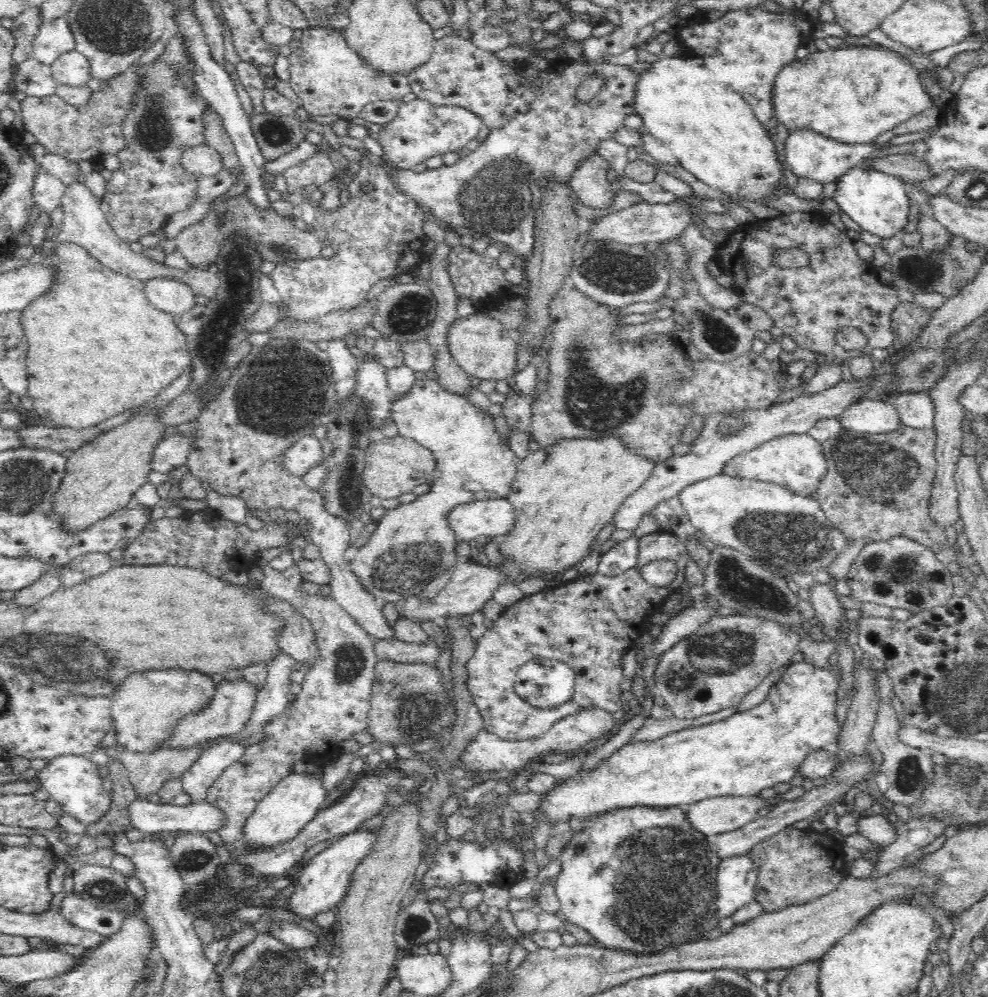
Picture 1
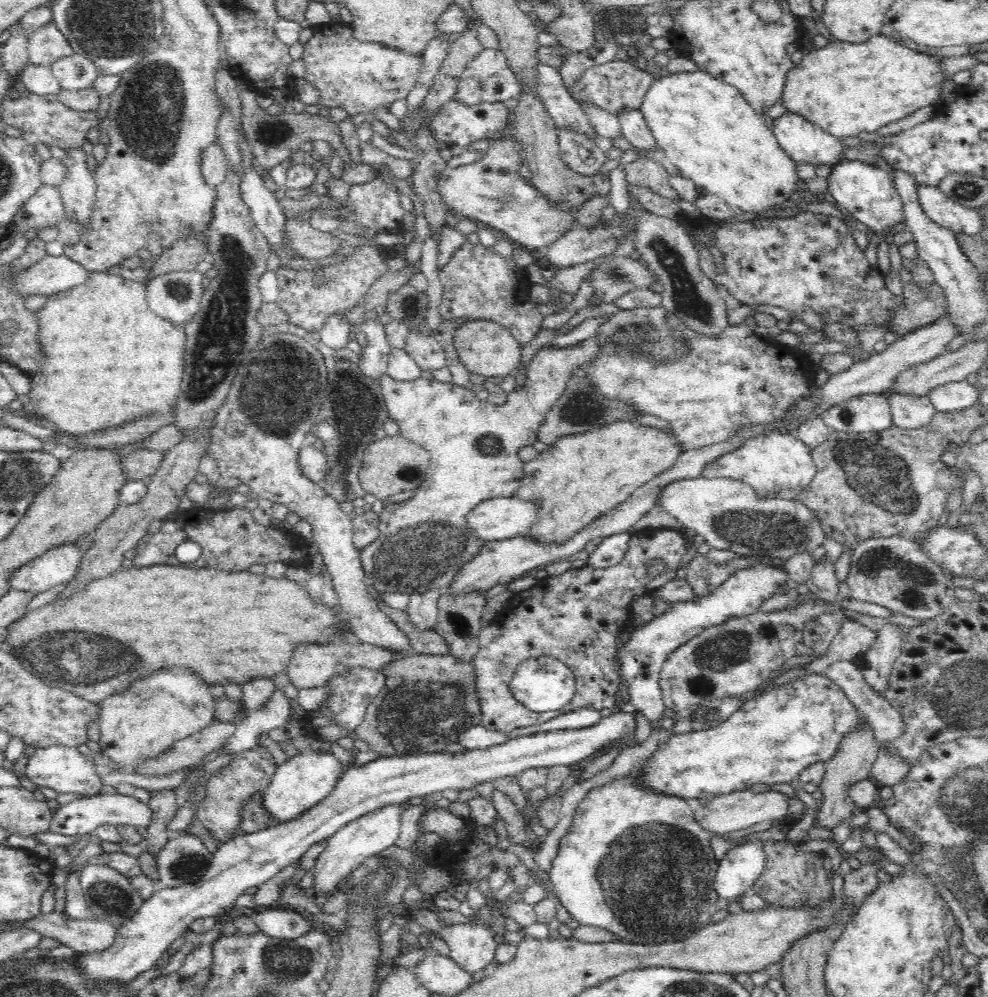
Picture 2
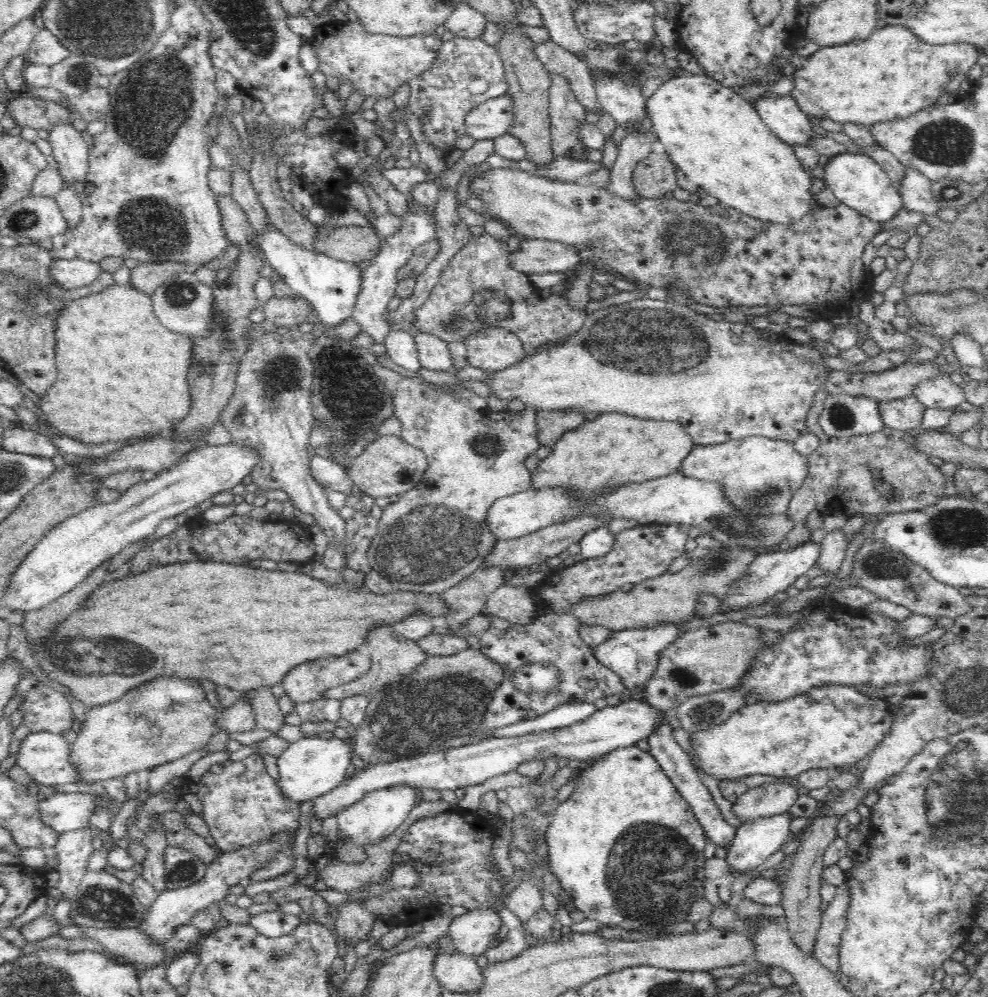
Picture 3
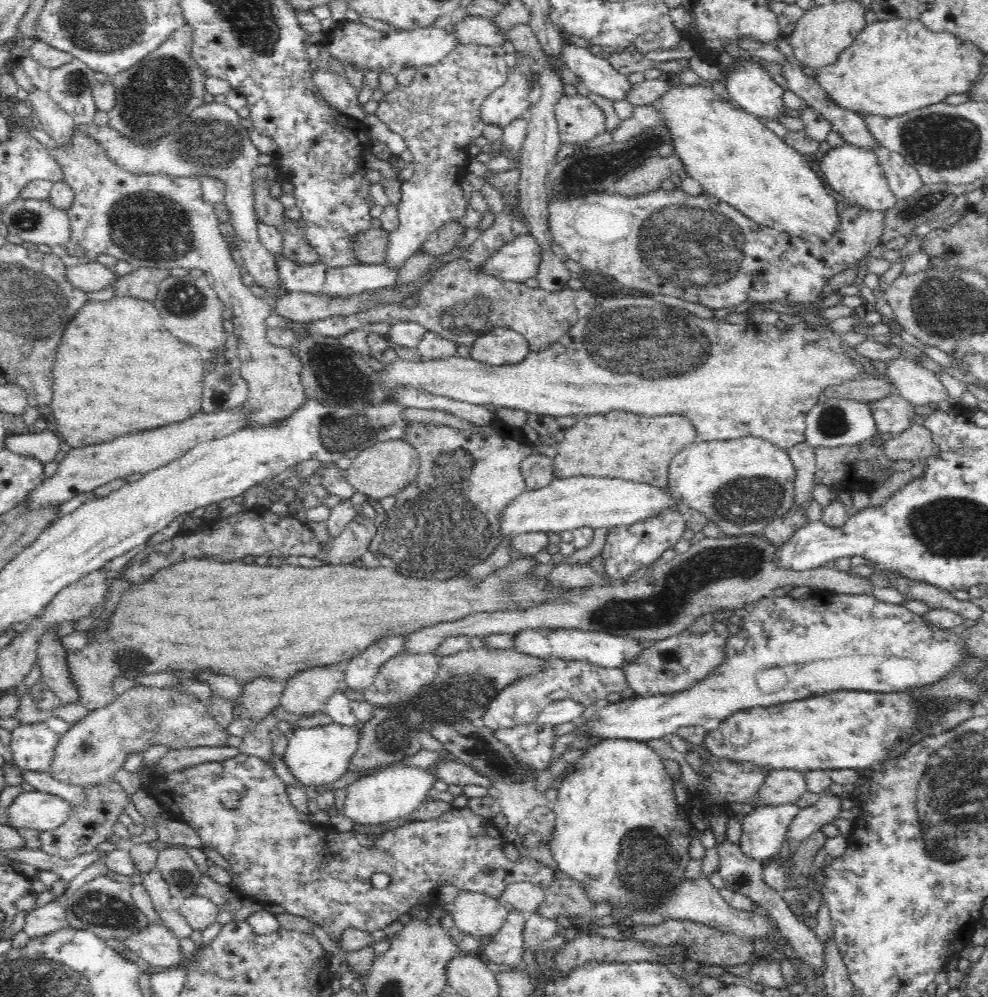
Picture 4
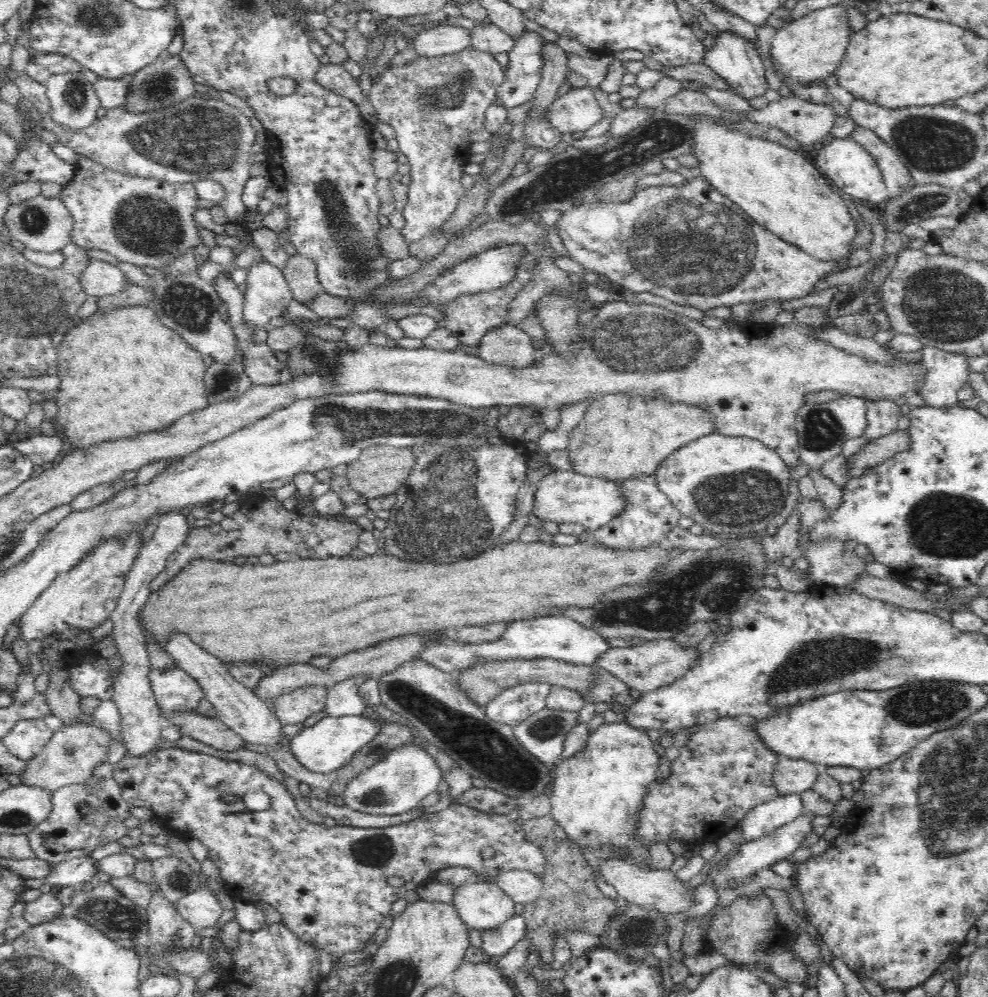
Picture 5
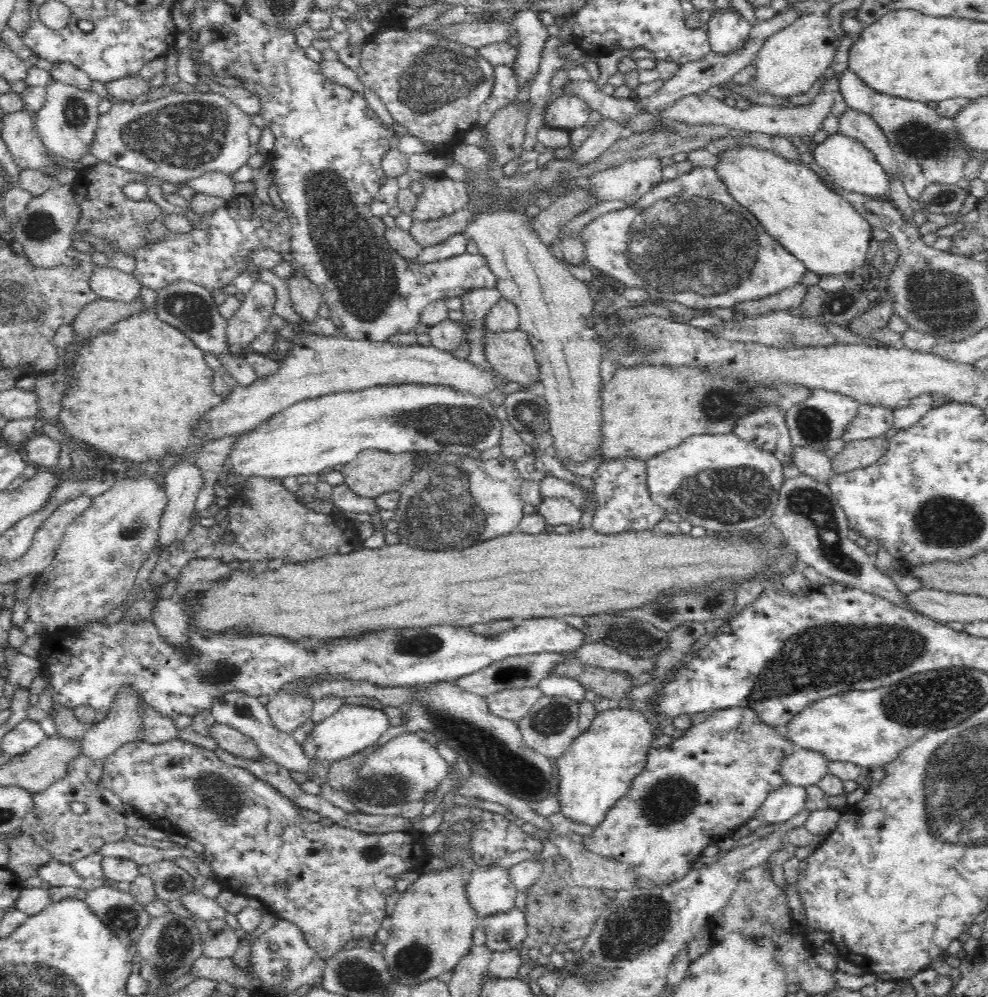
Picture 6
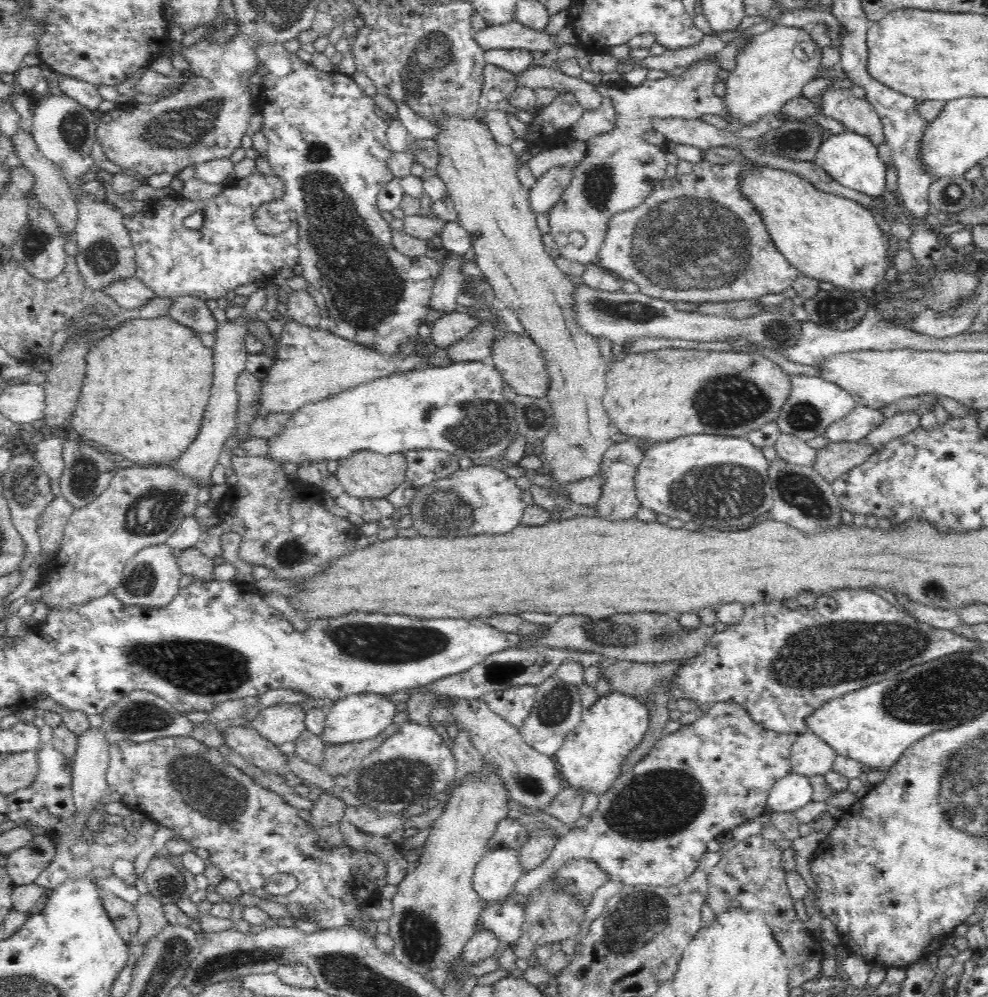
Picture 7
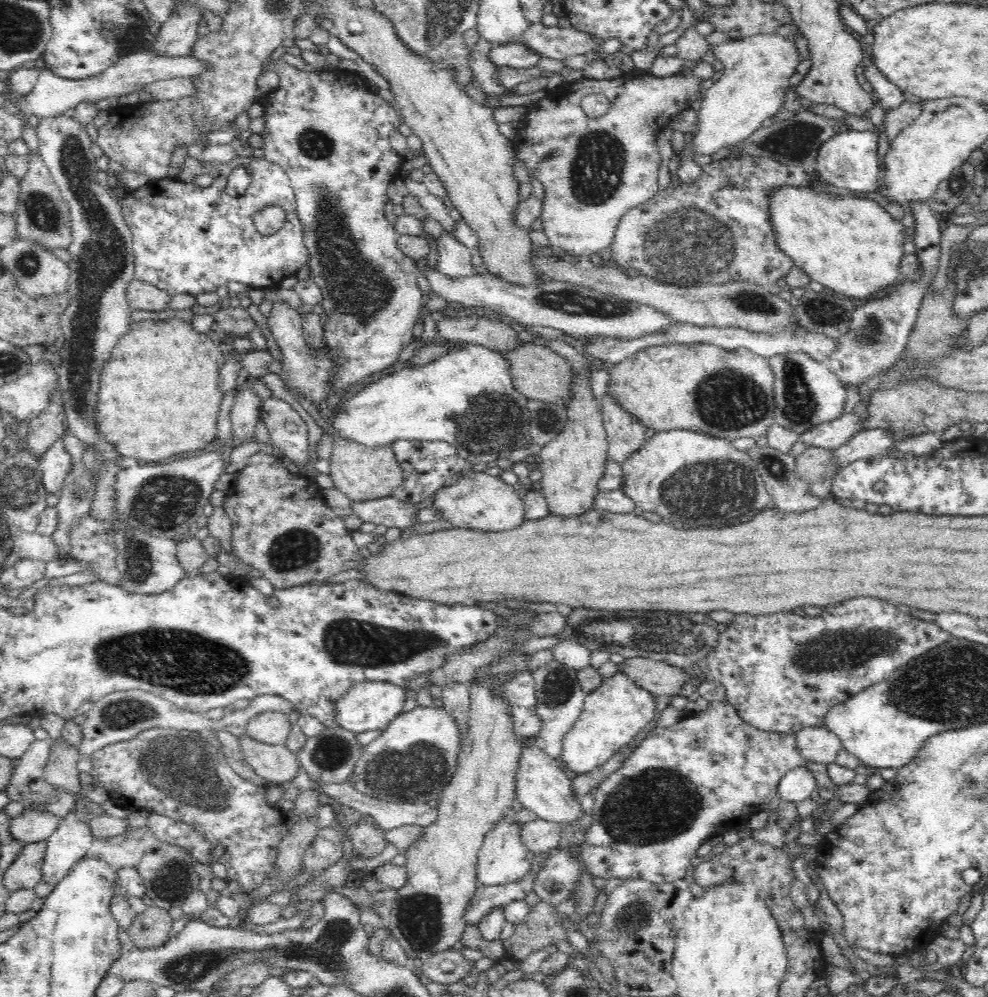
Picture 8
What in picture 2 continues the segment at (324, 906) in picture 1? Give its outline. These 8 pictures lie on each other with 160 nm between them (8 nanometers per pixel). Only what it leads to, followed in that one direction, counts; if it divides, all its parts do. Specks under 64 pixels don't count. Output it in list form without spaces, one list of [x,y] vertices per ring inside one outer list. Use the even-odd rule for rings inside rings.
[[[406,804],[380,808],[372,814],[366,814],[366,816],[347,824],[333,834],[332,838],[326,842],[324,851],[316,858],[314,868],[312,868],[314,884],[308,891],[311,896],[319,902],[325,901],[326,897],[334,895],[336,890],[342,890],[340,884],[351,876],[354,870],[358,870],[360,864],[366,862],[366,858],[380,854],[382,850],[394,846],[400,832],[400,818],[405,806]]]

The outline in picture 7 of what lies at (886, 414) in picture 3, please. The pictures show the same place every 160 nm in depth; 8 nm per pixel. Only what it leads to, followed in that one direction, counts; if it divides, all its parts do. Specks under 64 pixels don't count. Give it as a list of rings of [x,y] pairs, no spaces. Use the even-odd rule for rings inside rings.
[[[857,404],[850,414],[832,424],[823,436],[830,442],[858,442],[866,438],[886,419],[881,409]]]

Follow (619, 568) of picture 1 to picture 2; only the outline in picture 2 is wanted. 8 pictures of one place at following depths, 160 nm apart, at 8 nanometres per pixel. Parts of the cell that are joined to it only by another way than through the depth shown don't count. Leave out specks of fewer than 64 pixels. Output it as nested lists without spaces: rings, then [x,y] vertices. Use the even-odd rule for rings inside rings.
[[[630,532],[612,534],[602,539],[597,548],[589,555],[588,564],[596,569],[612,568],[624,560],[630,546]]]

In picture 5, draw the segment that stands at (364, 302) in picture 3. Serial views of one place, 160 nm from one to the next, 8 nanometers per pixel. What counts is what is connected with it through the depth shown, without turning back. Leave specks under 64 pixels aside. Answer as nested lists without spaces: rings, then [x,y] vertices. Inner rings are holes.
[[[469,49],[461,54],[448,55],[440,58],[419,58],[419,56],[417,56],[417,58],[407,64],[406,67],[393,68],[393,66],[388,63],[387,68],[381,74],[378,74],[378,76],[379,77],[373,80],[368,99],[375,110],[378,122],[388,124],[388,126],[394,128],[396,139],[398,139],[399,151],[408,157],[408,164],[410,165],[412,182],[408,184],[408,204],[406,204],[402,212],[406,224],[401,230],[401,236],[403,236],[405,244],[410,245],[412,242],[416,242],[416,240],[420,240],[420,238],[424,238],[424,236],[428,236],[428,234],[441,228],[455,214],[456,208],[464,199],[464,192],[466,190],[462,188],[462,176],[464,176],[464,170],[462,170],[462,168],[470,163],[470,134],[476,132],[476,130],[482,130],[484,127],[486,110],[495,102],[497,88],[505,79],[505,70],[502,69],[500,61],[498,61],[492,53],[474,53]]]

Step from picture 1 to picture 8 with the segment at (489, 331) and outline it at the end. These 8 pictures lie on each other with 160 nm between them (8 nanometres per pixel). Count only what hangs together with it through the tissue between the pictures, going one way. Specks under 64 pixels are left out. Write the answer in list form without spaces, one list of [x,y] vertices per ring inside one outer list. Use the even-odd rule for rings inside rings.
[[[523,341],[512,350],[500,353],[501,357],[507,362],[513,387],[522,396],[530,400],[552,401],[554,404],[565,406],[569,399],[569,388],[573,383],[575,372],[564,357],[552,351],[550,347]]]

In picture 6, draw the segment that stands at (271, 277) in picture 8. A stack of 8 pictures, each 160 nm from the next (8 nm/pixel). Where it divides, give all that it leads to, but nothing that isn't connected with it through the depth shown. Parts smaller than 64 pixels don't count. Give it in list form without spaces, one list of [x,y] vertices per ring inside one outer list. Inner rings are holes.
[[[244,194],[216,211],[198,215],[201,220],[191,223],[190,232],[170,232],[166,240],[136,250],[133,276],[138,283],[157,292],[172,282],[190,280],[214,293],[233,284],[235,278],[247,270],[244,262],[248,262],[252,250],[267,246],[281,254],[290,253],[291,228],[286,206],[281,210],[262,204],[255,194]]]

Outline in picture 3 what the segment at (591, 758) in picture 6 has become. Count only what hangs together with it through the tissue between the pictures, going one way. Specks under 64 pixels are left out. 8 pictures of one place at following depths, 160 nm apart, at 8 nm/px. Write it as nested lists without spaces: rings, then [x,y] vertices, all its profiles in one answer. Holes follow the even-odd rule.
[[[634,744],[614,750],[614,753],[600,757],[598,760],[592,760],[587,764],[585,770],[576,776],[576,787],[568,799],[558,806],[558,810],[552,816],[551,823],[545,831],[543,845],[545,845],[547,853],[548,868],[553,872],[553,876],[557,878],[566,897],[570,899],[570,909],[579,910],[584,914],[586,920],[596,920],[604,926],[618,926],[624,930],[635,930],[635,932],[646,934],[647,938],[660,938],[661,936],[667,936],[670,926],[688,920],[694,903],[706,898],[706,890],[704,890],[704,884],[700,880],[706,878],[704,864],[706,864],[708,858],[704,856],[704,848],[706,848],[709,841],[706,831],[695,817],[691,806],[684,800],[674,783],[664,775],[654,756]]]

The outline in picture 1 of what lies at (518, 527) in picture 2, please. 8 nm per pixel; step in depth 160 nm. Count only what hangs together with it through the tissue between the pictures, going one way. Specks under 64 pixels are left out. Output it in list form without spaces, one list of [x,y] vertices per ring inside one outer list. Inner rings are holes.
[[[494,498],[456,503],[445,514],[445,521],[457,541],[474,543],[479,536],[505,535],[515,518],[507,498]]]

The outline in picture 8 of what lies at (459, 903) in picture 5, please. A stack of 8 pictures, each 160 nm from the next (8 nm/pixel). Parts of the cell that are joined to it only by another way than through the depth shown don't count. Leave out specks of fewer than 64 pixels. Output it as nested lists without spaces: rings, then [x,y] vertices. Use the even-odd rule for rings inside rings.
[[[513,812],[506,814],[506,818],[492,828],[484,838],[476,863],[476,878],[479,885],[504,886],[509,882],[516,882],[527,875],[535,853],[529,851],[520,836],[520,823],[513,817]]]

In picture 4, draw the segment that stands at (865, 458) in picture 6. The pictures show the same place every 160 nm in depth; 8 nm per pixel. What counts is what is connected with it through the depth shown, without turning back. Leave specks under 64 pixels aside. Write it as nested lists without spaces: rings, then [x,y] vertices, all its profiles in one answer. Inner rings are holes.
[[[918,423],[908,430],[886,440],[886,453],[892,459],[920,461],[940,454],[940,444],[932,439],[932,431]]]

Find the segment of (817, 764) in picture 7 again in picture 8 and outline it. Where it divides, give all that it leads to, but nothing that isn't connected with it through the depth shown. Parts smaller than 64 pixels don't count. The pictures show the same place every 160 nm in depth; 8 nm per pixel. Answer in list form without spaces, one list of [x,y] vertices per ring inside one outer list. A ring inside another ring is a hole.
[[[823,725],[810,726],[795,734],[798,755],[808,762],[833,764],[843,749],[840,739]]]

